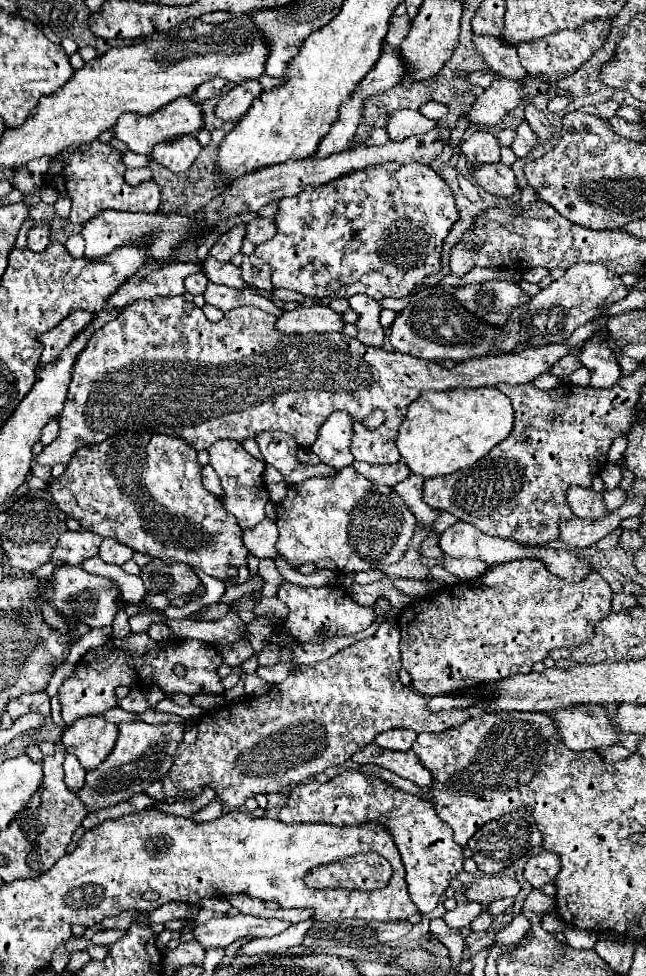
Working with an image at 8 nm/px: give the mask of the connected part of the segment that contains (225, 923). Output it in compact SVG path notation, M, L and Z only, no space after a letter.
M242 915L236 917L212 917L204 925L194 927L196 941L204 949L226 949L234 941L242 937L272 937L280 935L284 929L288 929L290 923L278 921L278 919L260 919L254 915Z

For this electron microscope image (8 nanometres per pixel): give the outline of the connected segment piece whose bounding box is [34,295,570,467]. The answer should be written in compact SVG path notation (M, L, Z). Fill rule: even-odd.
M176 297L138 299L132 305L120 309L120 315L98 329L86 349L76 357L72 367L72 381L64 401L59 421L59 435L36 455L38 465L68 463L74 449L82 445L94 445L122 431L152 431L182 437L196 451L208 449L218 439L242 441L256 437L260 431L288 429L300 447L310 447L316 439L318 425L332 411L346 411L356 419L352 437L352 455L356 461L374 463L398 463L400 451L396 449L398 429L404 421L406 409L416 401L422 391L450 391L450 389L478 389L494 387L498 383L530 383L540 373L548 373L550 365L568 355L570 349L560 345L530 347L520 353L502 357L482 357L456 363L452 369L444 369L434 361L418 359L414 355L384 351L362 345L358 339L344 333L310 333L310 335L286 335L274 329L276 317L254 307L238 307L228 311L222 321L208 321L200 307ZM380 409L384 413L382 427L370 429L362 421Z

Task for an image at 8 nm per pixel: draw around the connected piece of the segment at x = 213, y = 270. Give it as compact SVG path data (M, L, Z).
M206 255L202 261L202 271L212 283L222 283L228 287L246 287L246 283L240 277L240 267L232 263L216 261L212 255Z

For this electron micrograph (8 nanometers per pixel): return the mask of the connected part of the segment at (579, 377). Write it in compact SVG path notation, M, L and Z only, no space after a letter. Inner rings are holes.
M586 367L576 369L576 371L570 375L570 383L578 385L578 387L588 387L588 383L590 383L590 371L588 371Z

